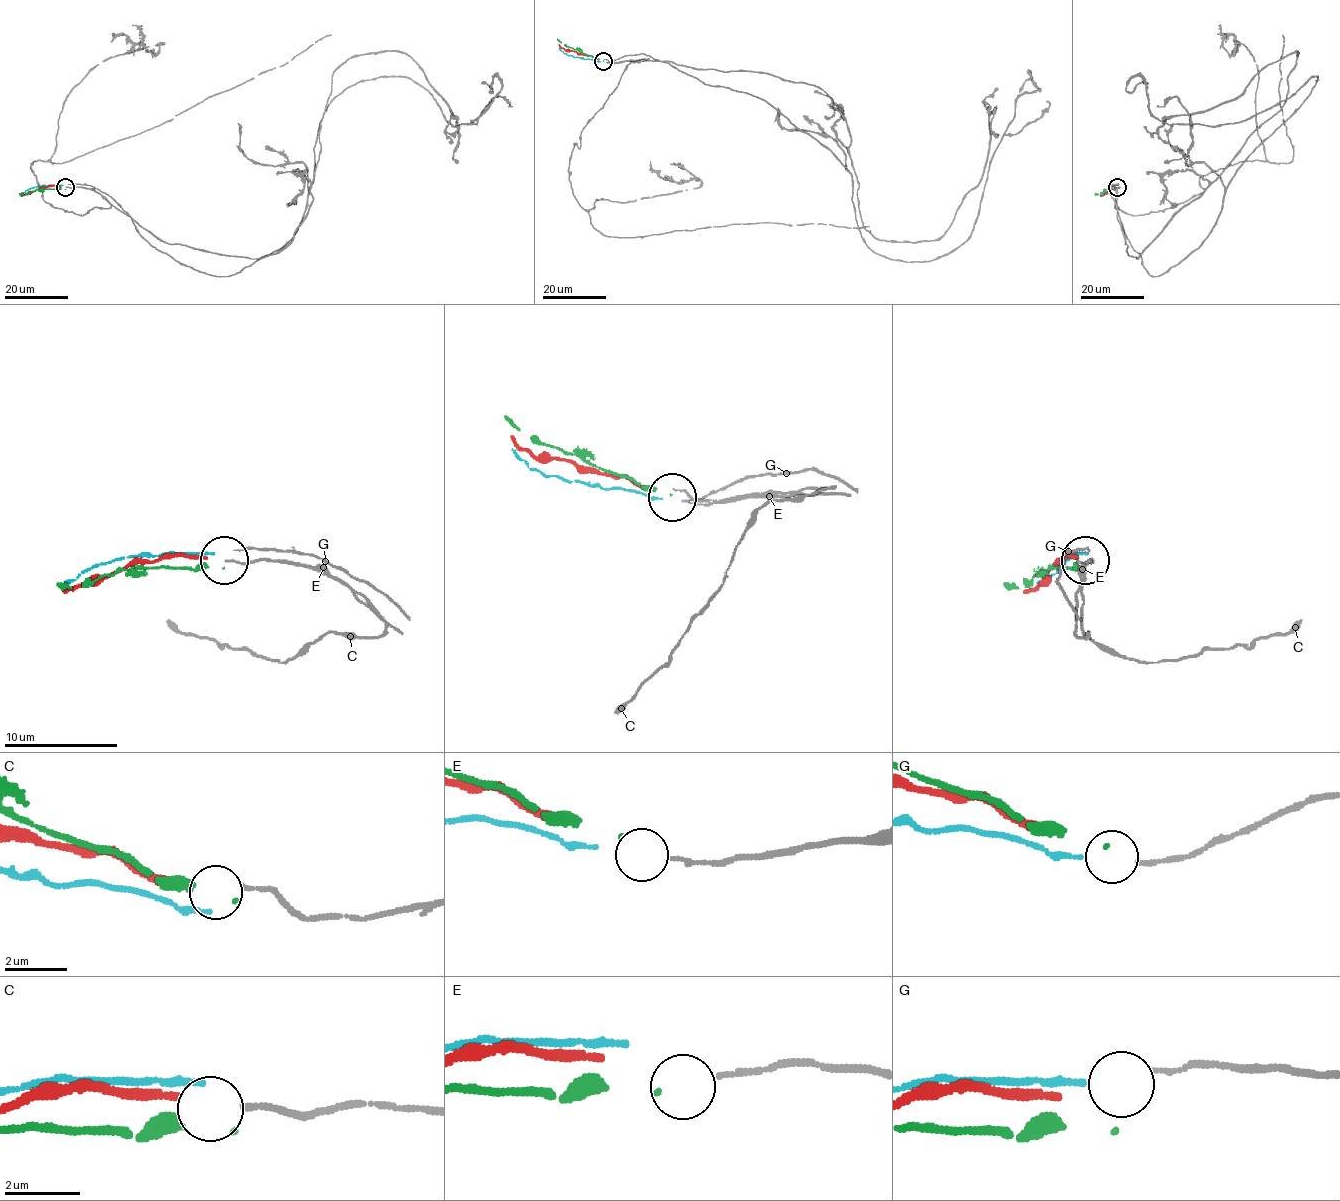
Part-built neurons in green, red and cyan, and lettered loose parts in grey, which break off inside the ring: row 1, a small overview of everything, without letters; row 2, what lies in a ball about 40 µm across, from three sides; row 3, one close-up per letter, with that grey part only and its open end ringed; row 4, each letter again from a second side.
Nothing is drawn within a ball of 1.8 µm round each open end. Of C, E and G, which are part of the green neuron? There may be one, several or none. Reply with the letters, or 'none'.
E

